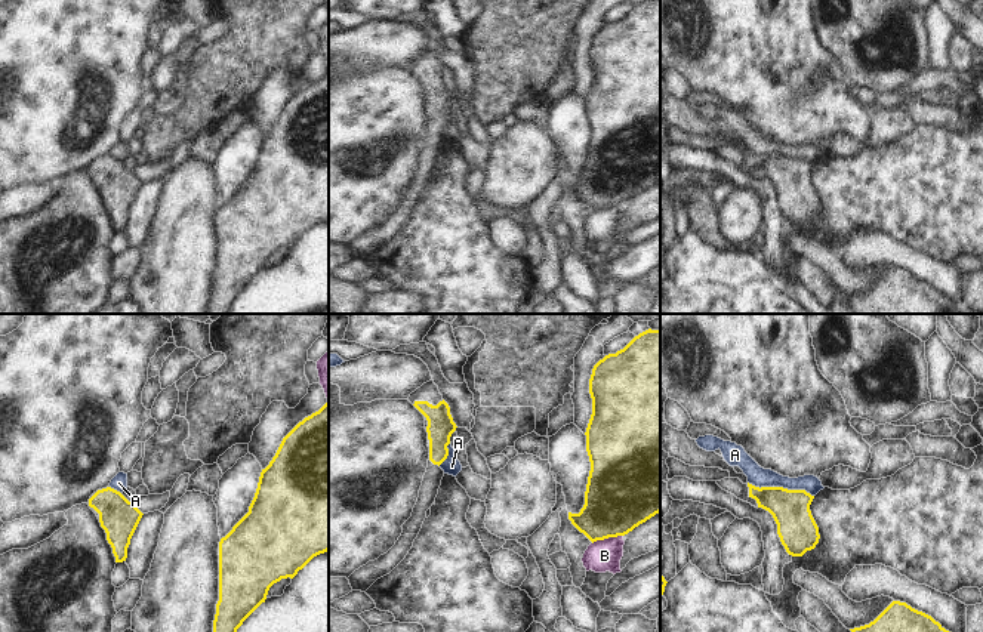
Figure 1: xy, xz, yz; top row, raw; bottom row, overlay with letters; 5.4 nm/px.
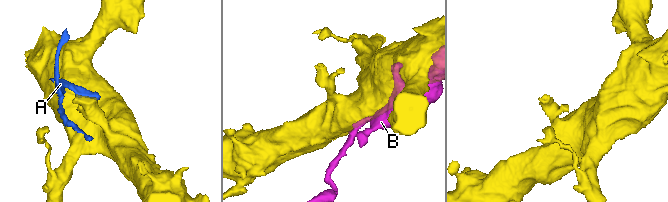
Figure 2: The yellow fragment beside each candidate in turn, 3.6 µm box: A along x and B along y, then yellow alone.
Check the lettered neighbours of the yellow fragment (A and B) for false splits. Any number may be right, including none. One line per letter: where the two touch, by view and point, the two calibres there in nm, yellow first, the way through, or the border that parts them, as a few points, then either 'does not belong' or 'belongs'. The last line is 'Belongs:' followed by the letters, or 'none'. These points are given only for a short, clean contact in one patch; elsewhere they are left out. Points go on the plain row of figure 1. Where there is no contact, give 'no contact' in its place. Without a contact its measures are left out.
A: yz (780, 156) | 220/110 nm | along yz (748, 150), (760, 156), (804, 157), (813, 165) | does not belong
B: xz (607, 206) | 380/180 nm | does not belong
Belongs: none

